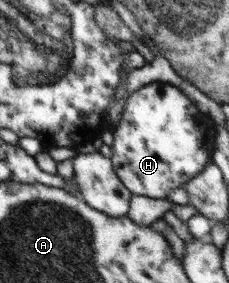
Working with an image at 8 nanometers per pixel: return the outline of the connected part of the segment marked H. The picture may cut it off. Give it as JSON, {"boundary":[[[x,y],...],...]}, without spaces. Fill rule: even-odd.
{"boundary":[[[154,81],[138,91],[131,92],[120,121],[108,140],[112,151],[110,159],[115,172],[133,195],[166,198],[169,191],[185,184],[210,164],[209,141],[196,121],[196,115],[200,115],[200,112],[181,89],[168,82]]]}

